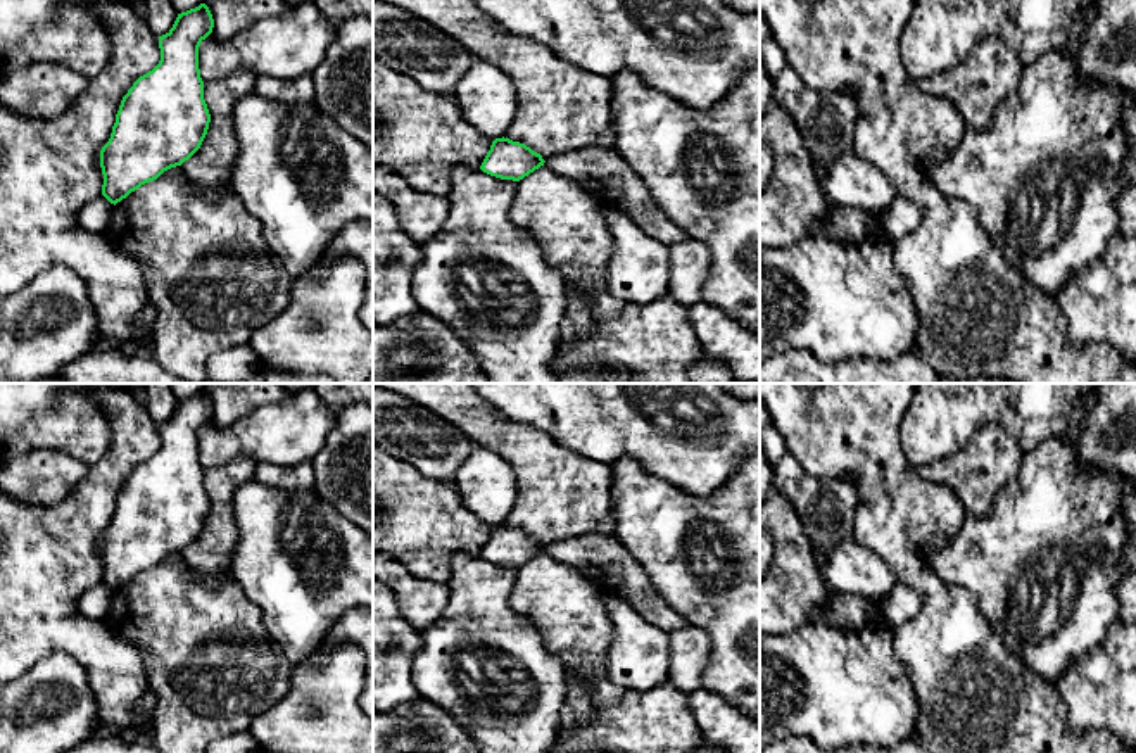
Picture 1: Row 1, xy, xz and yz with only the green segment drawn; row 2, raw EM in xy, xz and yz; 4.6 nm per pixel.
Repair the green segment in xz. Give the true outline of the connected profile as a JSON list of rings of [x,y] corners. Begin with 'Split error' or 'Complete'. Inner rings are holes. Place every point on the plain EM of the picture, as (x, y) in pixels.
Complete. [[[502,523],[492,528],[480,556],[501,566],[520,568],[544,553],[544,549],[542,542],[525,530]]]

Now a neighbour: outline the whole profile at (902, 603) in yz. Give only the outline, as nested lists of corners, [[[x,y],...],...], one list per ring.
[[[896,584],[877,604],[880,622],[889,629],[896,629],[920,611],[922,596],[905,584]]]

